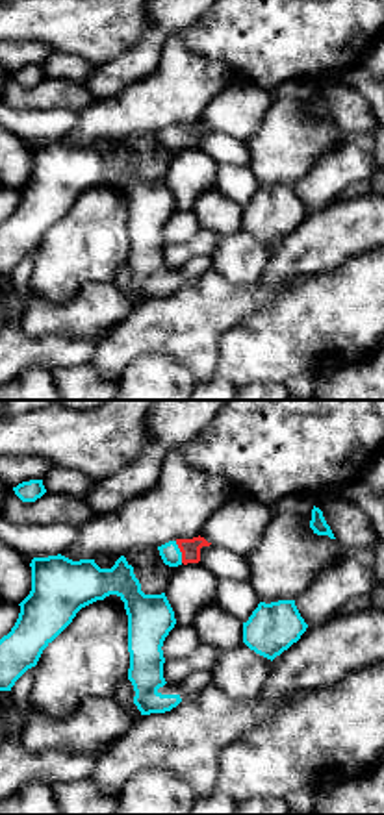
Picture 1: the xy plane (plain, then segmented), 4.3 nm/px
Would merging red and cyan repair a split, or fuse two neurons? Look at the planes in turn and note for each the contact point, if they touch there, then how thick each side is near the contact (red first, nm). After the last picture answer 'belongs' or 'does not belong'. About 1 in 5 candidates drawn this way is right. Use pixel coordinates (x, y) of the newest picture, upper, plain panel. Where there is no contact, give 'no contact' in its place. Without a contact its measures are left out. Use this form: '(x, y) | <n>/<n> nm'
(180, 136) | 90/90 nm

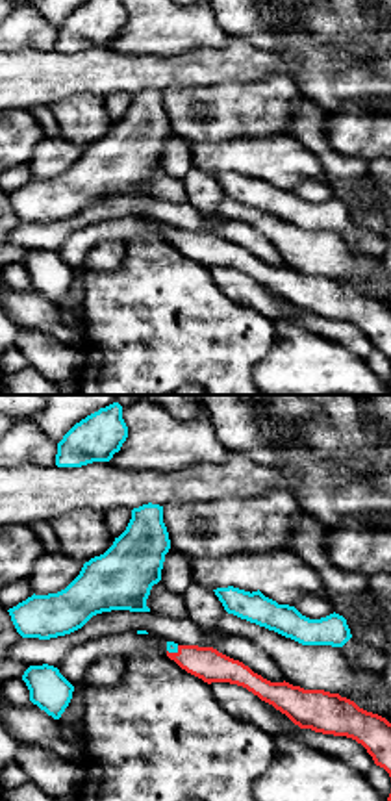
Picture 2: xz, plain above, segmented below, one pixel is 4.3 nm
(173, 238) | 140/50 nm

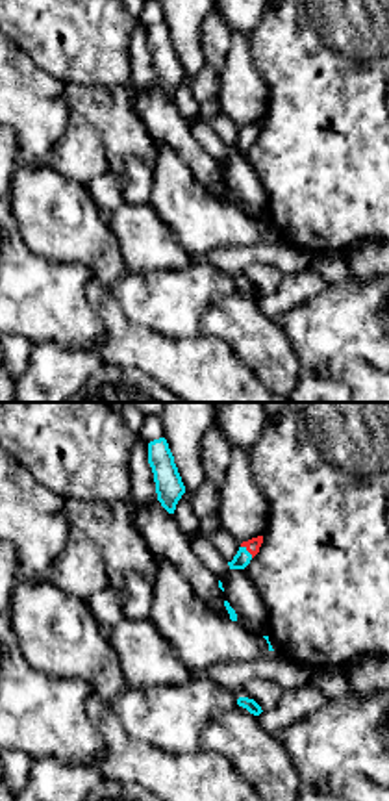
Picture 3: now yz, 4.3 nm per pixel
(247, 134) | 70/70 nm

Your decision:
belongs

